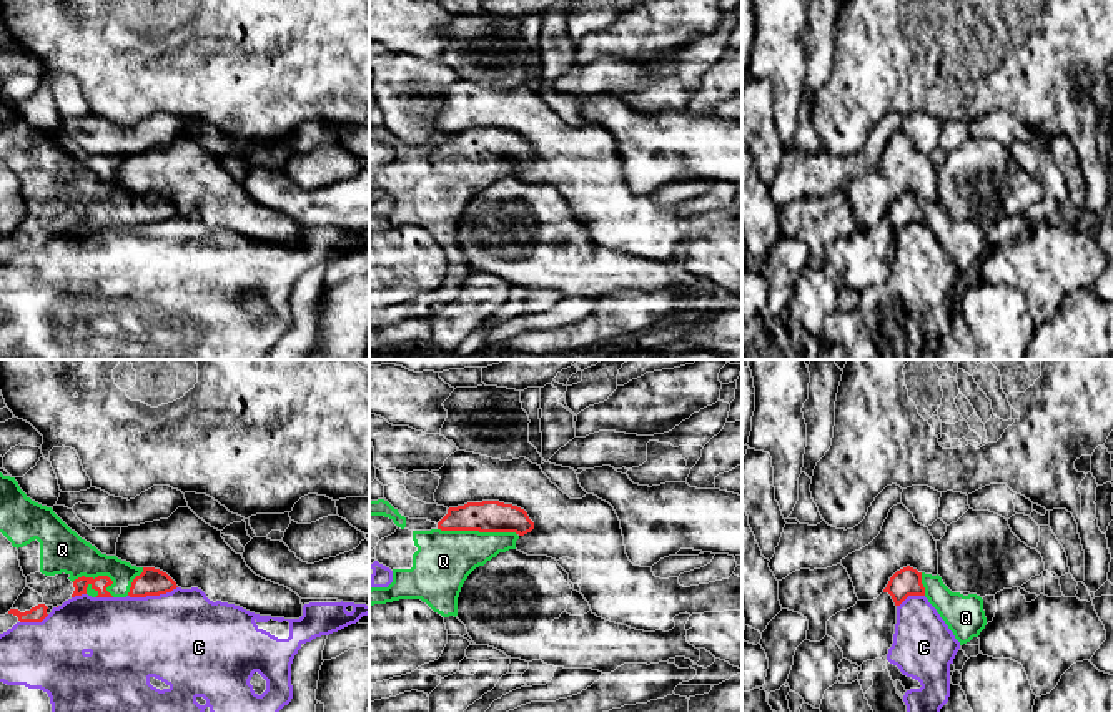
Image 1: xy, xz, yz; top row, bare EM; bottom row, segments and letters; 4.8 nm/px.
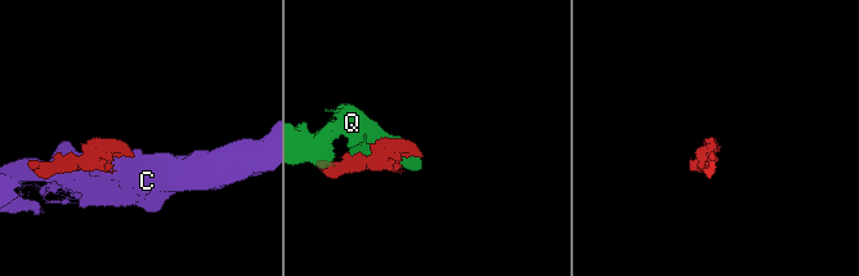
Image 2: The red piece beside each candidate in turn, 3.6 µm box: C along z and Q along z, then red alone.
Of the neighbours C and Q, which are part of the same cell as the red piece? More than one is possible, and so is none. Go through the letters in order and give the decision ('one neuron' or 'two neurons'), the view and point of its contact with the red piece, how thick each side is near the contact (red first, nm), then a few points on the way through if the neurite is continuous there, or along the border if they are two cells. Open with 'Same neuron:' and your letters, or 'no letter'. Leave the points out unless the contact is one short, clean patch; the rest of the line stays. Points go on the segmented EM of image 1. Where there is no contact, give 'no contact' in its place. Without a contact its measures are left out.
Same neuron: Q
C: two neurons; contact xy (152, 594); calibres 130 and 460 nm
Q: one neuron; contact xz (478, 529); calibres 160 and 280 nm

